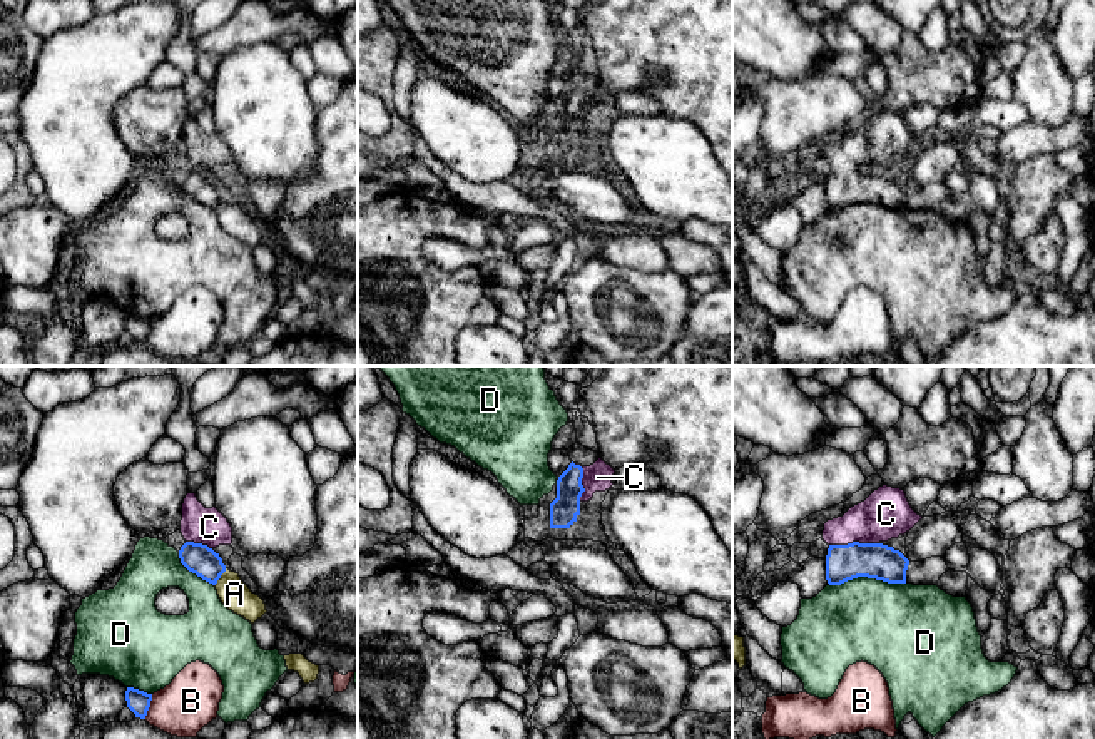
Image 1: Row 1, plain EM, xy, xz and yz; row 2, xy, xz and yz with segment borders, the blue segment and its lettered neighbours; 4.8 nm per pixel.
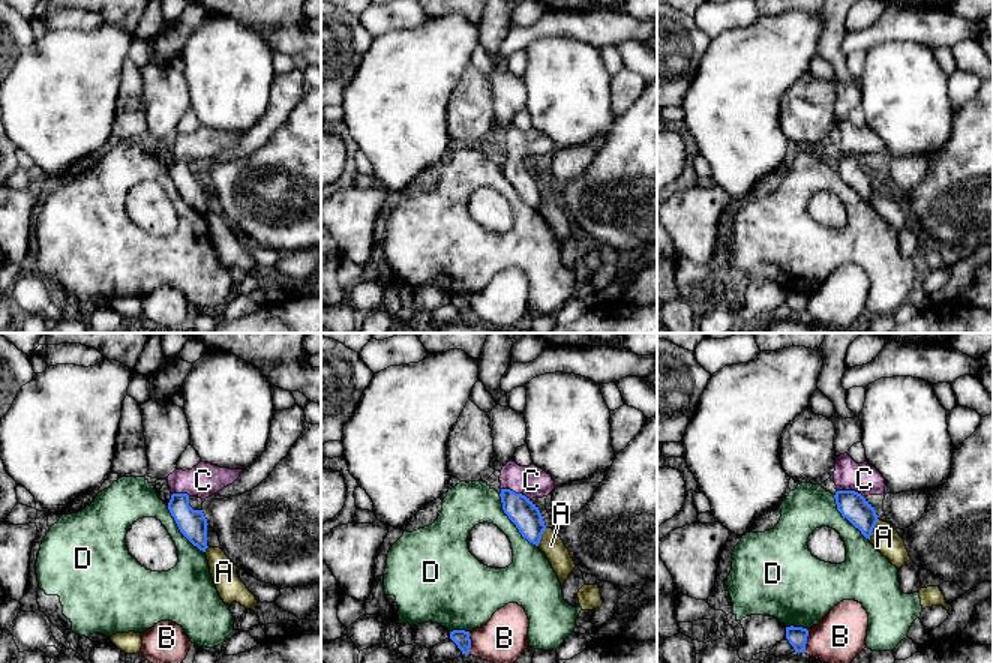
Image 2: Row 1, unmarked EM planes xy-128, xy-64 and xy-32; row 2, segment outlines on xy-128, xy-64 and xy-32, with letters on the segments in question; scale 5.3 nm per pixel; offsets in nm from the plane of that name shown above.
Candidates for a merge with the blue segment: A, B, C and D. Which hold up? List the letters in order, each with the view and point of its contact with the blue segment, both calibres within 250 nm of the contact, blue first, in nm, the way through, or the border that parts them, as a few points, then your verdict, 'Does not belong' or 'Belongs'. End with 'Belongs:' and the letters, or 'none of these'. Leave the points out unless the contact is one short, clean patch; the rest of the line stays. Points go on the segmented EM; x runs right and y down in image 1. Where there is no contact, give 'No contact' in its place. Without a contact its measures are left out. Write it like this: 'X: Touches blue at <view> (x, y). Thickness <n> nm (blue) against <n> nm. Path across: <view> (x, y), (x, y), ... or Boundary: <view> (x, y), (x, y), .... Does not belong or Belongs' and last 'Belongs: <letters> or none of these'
A: Touches blue at xy (219, 577). Thickness 150 nm (blue) against 150 nm. Does not belong
B: Touches blue at xy (149, 706). Thickness 110 nm (blue) against 280 nm. Does not belong
C: Touches blue at yz (853, 542). Thickness 180 nm (blue) against 240 nm. Path across: yz (875, 560), (853, 542), (876, 519), (886, 514). Belongs
D: Touches blue at yz (866, 575). Thickness 180 nm (blue) against 400 nm. Does not belong
Belongs: C

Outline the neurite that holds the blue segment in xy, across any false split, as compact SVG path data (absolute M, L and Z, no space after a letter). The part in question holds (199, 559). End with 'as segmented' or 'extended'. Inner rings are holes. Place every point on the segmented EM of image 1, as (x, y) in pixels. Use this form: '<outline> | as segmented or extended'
M187 493L182 503L181 533L186 540L179 550L181 563L216 585L226 565L214 548L232 543L232 527L227 518L216 507L206 508L196 493Z | extended

